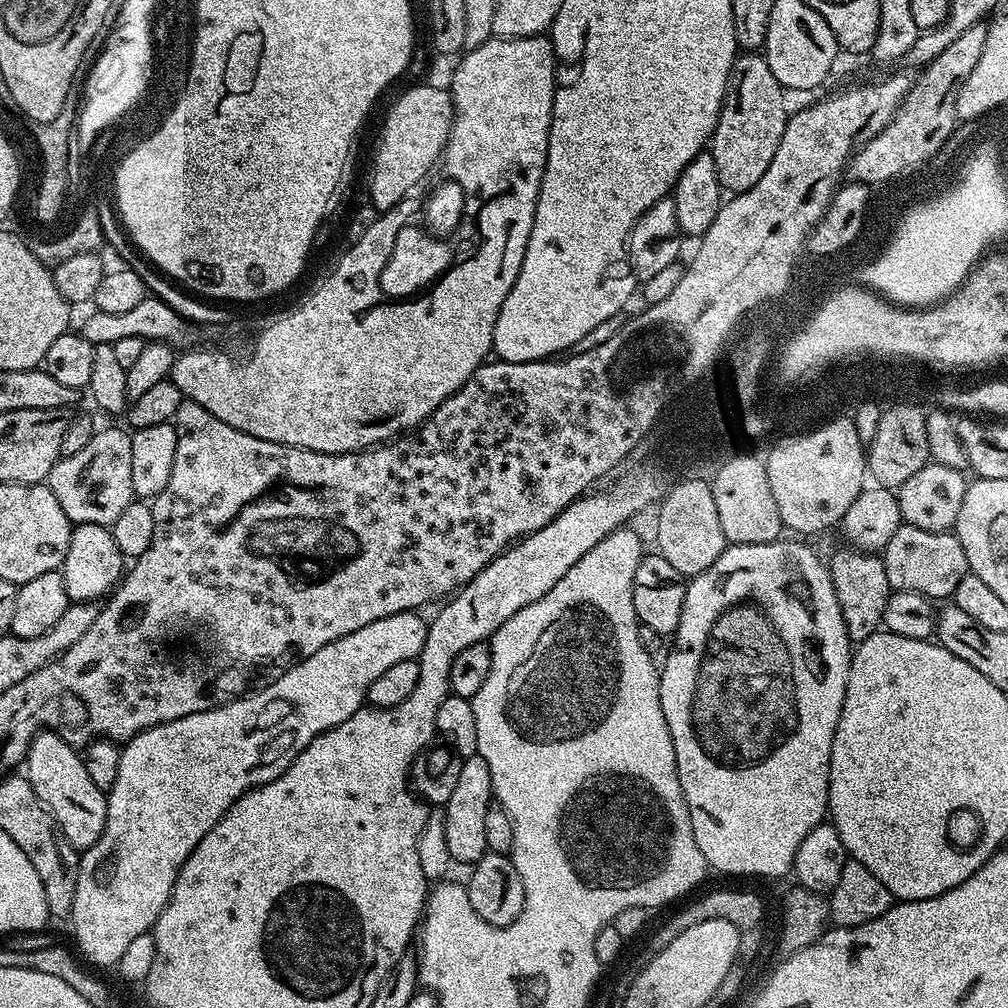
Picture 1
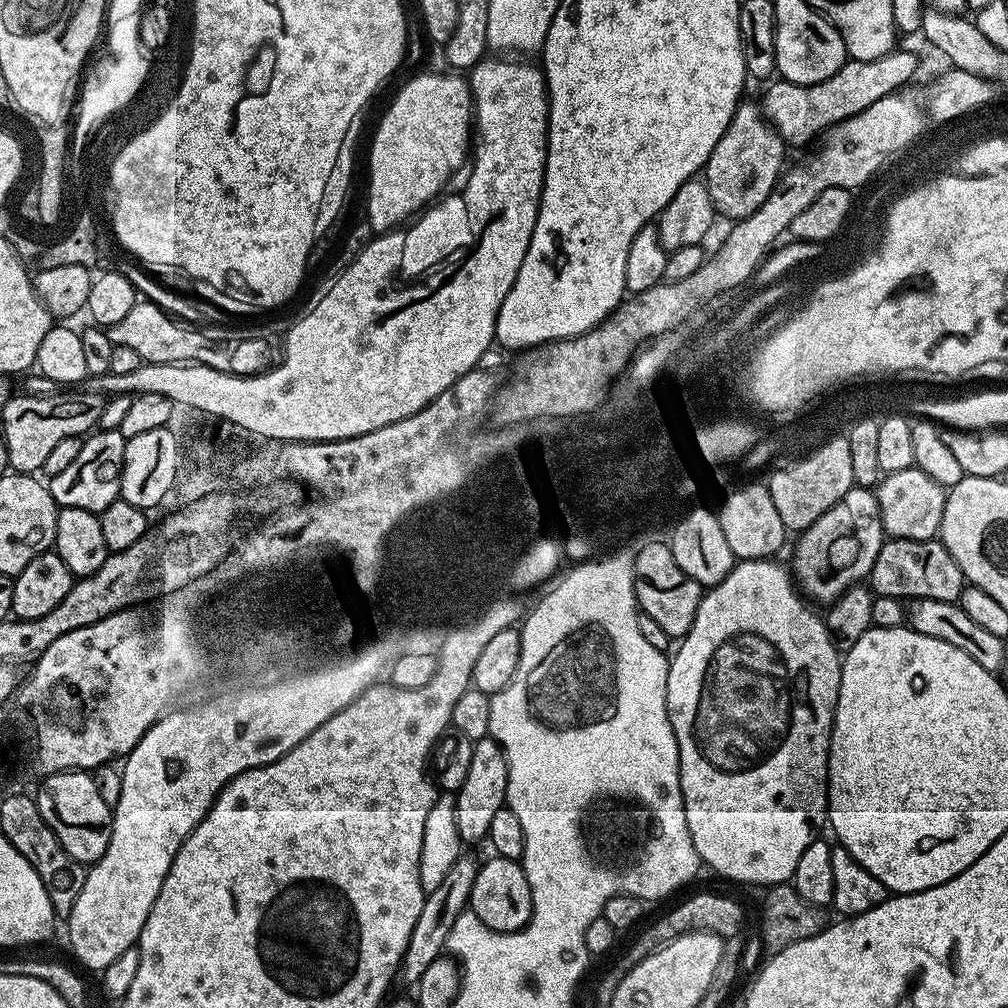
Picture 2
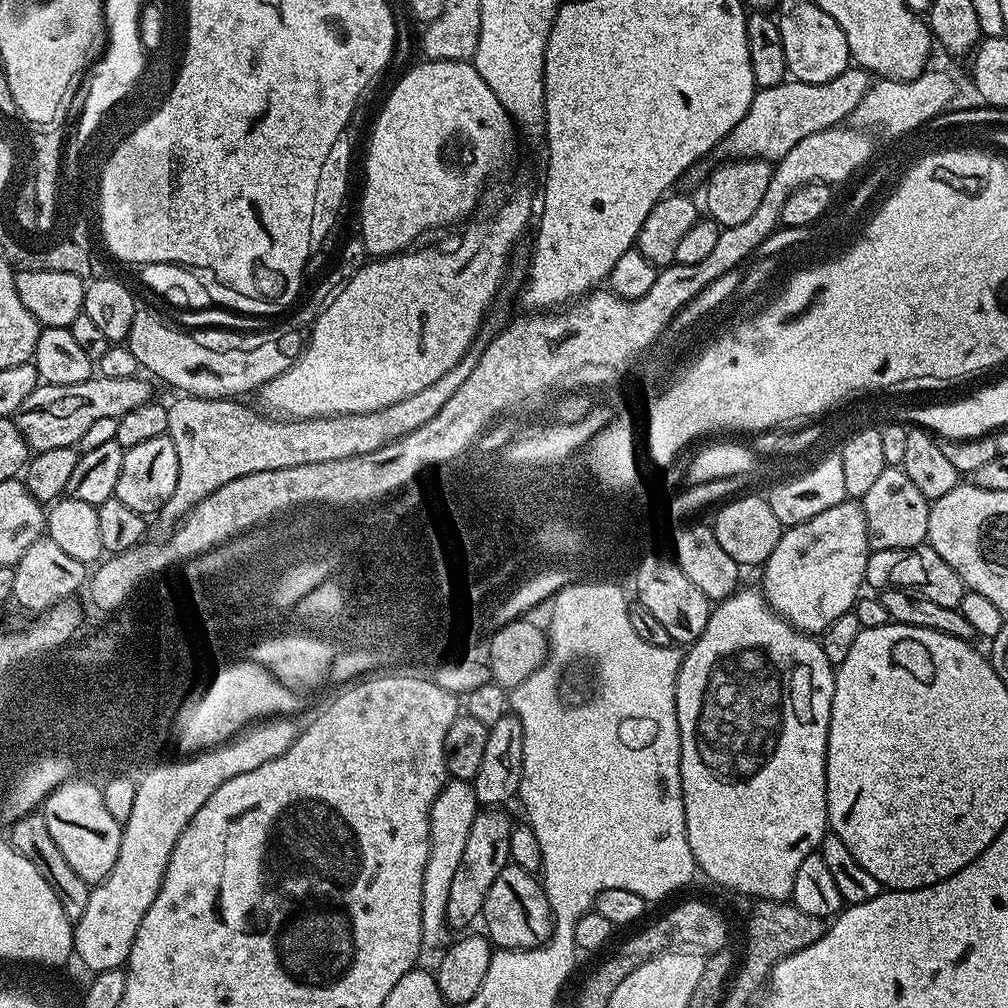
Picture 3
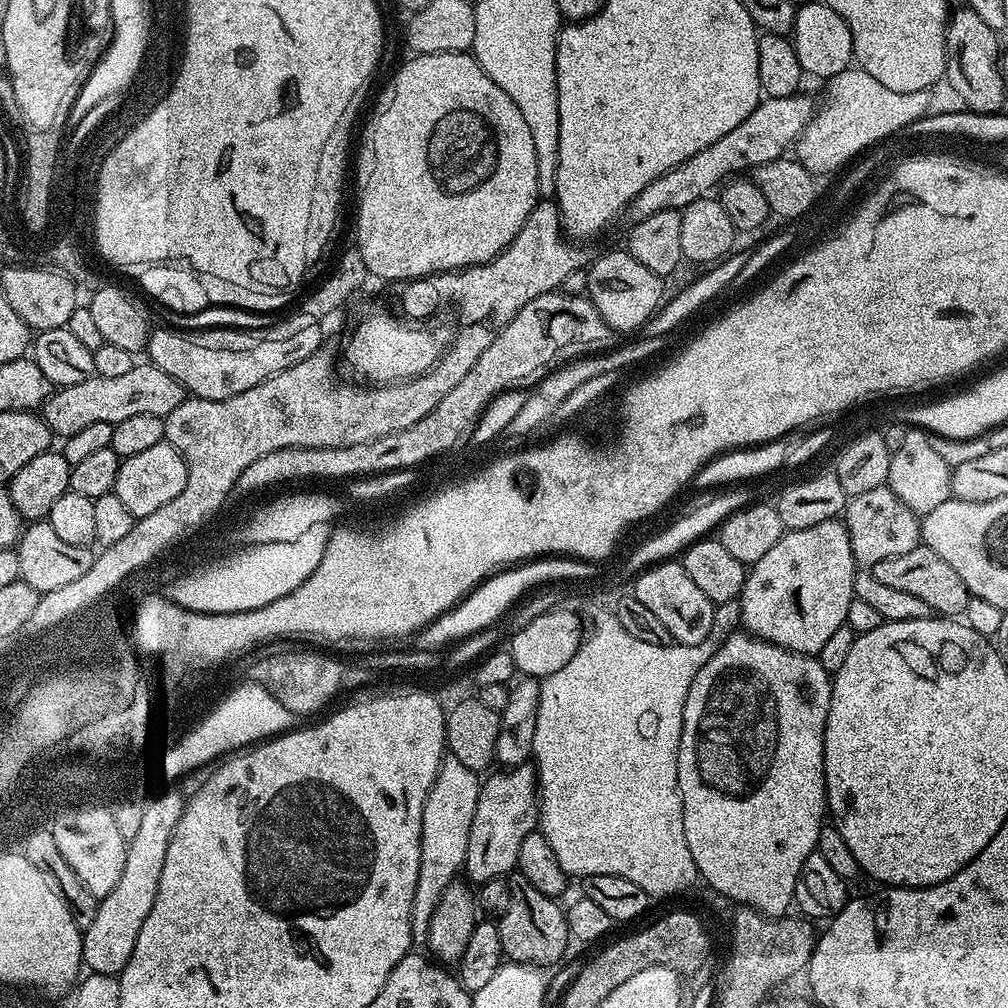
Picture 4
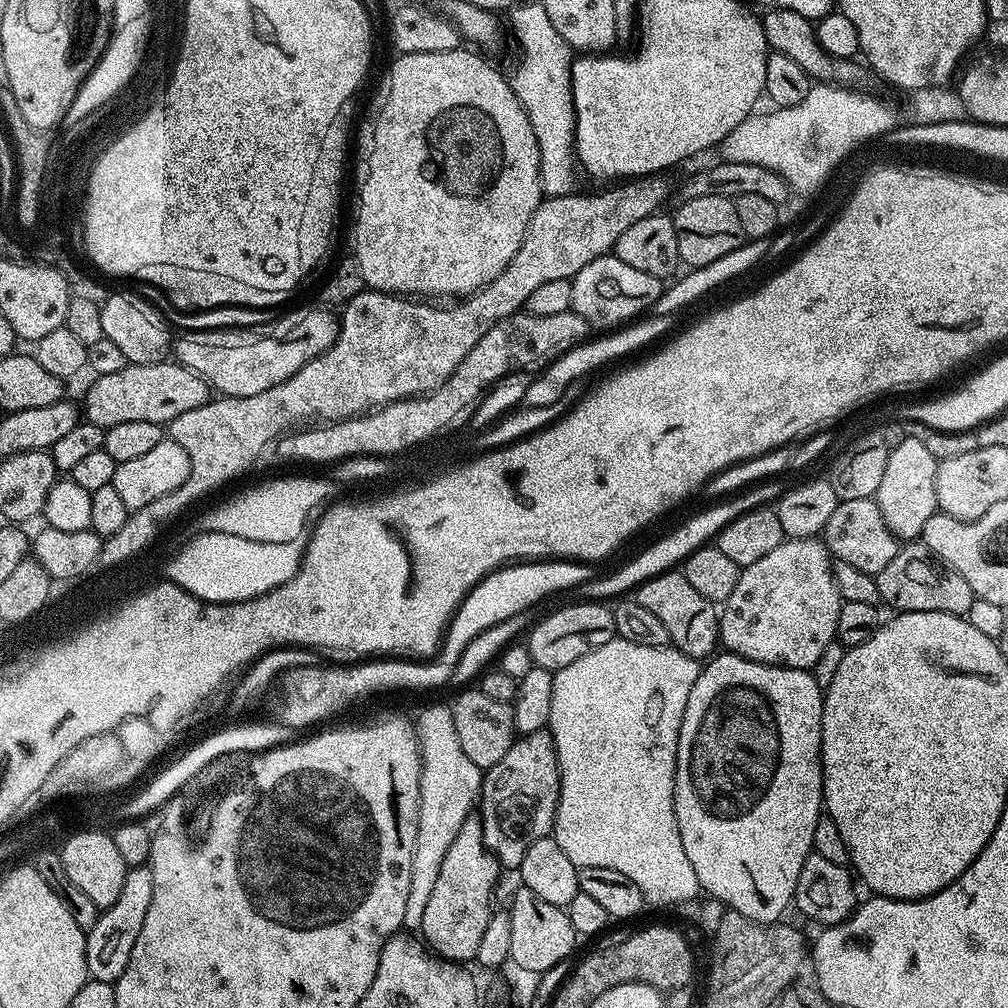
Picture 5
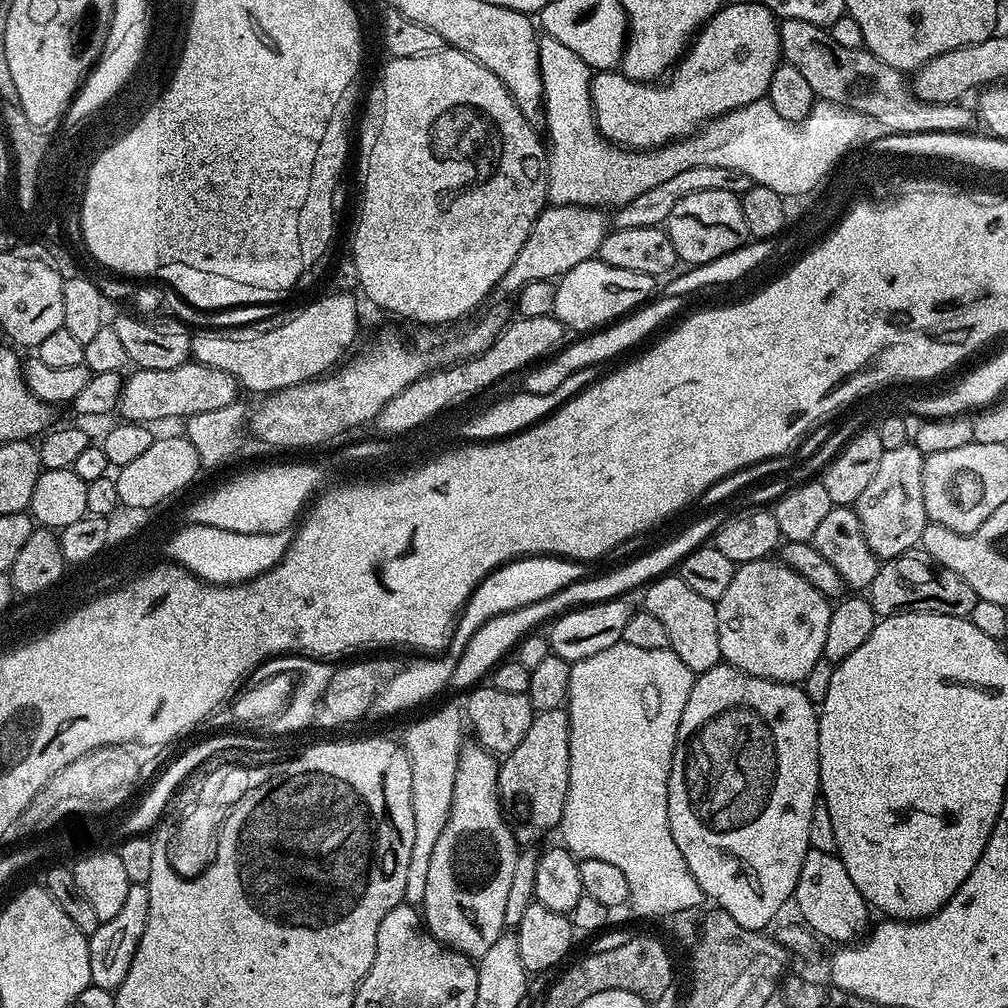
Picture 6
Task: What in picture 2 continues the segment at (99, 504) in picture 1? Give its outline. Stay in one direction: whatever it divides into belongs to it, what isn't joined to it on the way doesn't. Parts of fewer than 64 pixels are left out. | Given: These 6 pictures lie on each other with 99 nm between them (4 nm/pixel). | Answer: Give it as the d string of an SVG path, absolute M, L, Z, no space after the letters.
M119 430L114 432L93 431L84 440L82 450L78 450L78 458L62 470L62 474L52 476L48 481L48 489L54 502L60 508L77 508L99 513L110 506L110 502L120 499L120 479L126 454L126 440Z

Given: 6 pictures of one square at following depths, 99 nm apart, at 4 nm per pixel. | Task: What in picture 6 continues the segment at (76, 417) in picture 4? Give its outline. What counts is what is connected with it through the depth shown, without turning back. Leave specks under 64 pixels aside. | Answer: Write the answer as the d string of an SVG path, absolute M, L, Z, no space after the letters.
M189 362L182 366L174 366L174 370L146 370L145 368L136 368L133 373L132 377L129 375L127 379L125 379L124 389L120 395L120 402L118 405L118 416L121 421L131 422L134 424L153 422L152 420L176 420L179 416L181 416L181 418L187 418L194 414L207 414L209 410L222 410L222 406L230 406L231 404L237 403L239 396L236 395L241 395L242 392L240 383L238 383L238 381L236 381L230 374L226 374L226 370L214 370L210 366L197 364L195 362Z

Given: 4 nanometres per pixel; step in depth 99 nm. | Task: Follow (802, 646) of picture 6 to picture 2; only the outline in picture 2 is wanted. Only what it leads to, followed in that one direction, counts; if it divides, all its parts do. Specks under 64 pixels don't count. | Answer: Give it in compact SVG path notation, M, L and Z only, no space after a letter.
M853 486L837 504L826 510L826 514L822 514L822 518L818 518L818 522L799 533L797 540L800 541L796 544L790 568L799 587L813 601L821 600L821 605L827 606L846 589L871 577L874 558L878 558L878 550L882 550L885 539L875 491Z

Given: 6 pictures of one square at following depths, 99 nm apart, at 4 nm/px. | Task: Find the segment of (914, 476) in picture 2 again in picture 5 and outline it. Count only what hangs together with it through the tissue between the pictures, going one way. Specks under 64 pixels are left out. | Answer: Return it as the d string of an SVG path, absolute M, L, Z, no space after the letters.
M866 498L839 501L834 514L830 514L830 522L826 522L822 539L836 560L850 562L850 566L862 570L862 574L874 577L893 560L894 554L898 554L902 547L901 541L884 527L875 499Z

